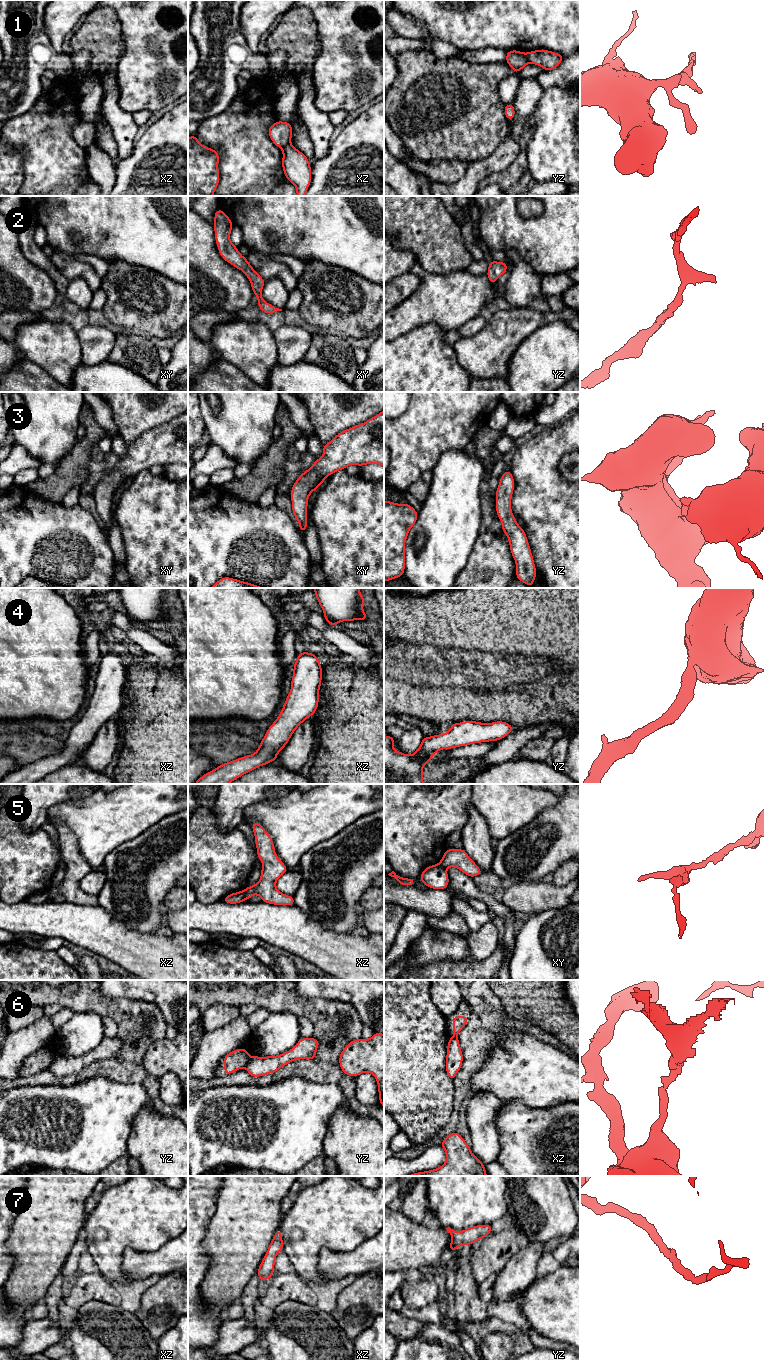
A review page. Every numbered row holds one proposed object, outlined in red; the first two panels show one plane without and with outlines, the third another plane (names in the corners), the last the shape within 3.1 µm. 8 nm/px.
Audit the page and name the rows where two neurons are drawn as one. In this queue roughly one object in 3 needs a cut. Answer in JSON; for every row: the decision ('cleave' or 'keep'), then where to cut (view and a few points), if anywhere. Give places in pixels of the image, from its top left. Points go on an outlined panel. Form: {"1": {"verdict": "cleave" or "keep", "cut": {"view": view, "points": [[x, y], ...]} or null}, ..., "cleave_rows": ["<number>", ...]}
{"1": {"verdict": "cleave", "cut": {"view": "xz", "points": [[290, 142], [281, 149]]}}, "2": {"verdict": "keep", "cut": null}, "3": {"verdict": "keep", "cut": null}, "4": {"verdict": "keep", "cut": null}, "5": {"verdict": "cleave", "cut": {"view": "xz", "points": [[244, 889], [246, 899]]}}, "6": {"verdict": "cleave", "cut": {"view": "yz", "points": [[250, 1058], [244, 1067]]}}, "7": {"verdict": "keep", "cut": null}, "cleave_rows": ["1", "5", "6"]}

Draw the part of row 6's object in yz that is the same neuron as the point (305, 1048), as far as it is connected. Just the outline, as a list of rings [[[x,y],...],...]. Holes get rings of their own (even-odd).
[[[300,1038],[297,1044],[289,1051],[276,1056],[252,1056],[246,1070],[251,1077],[260,1077],[277,1072],[281,1067],[299,1059],[311,1059],[316,1057],[316,1050],[321,1043],[313,1038]]]

